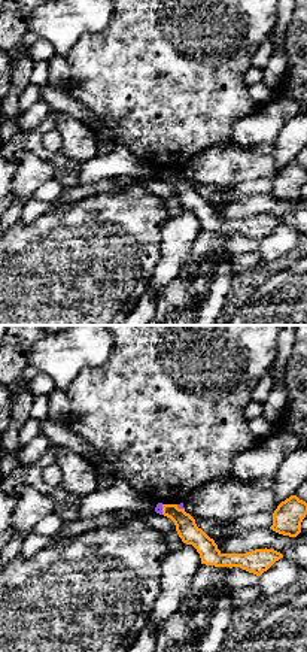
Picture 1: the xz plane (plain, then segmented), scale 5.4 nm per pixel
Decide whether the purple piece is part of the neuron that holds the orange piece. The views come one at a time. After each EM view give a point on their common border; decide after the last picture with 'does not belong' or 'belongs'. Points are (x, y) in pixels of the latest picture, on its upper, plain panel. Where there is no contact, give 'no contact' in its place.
(163, 175)

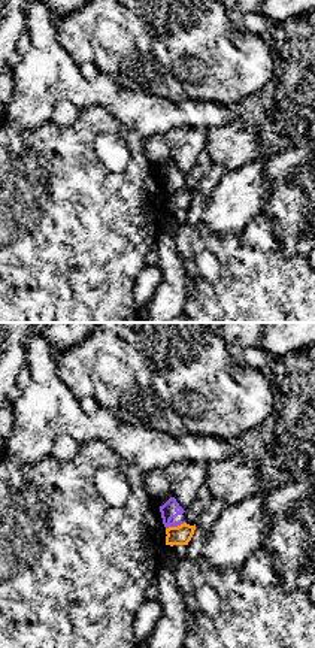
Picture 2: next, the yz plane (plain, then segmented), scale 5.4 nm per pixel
(175, 193)

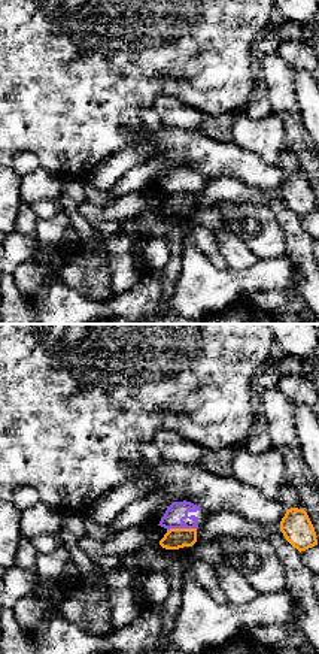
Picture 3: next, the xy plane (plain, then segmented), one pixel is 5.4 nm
(181, 194)

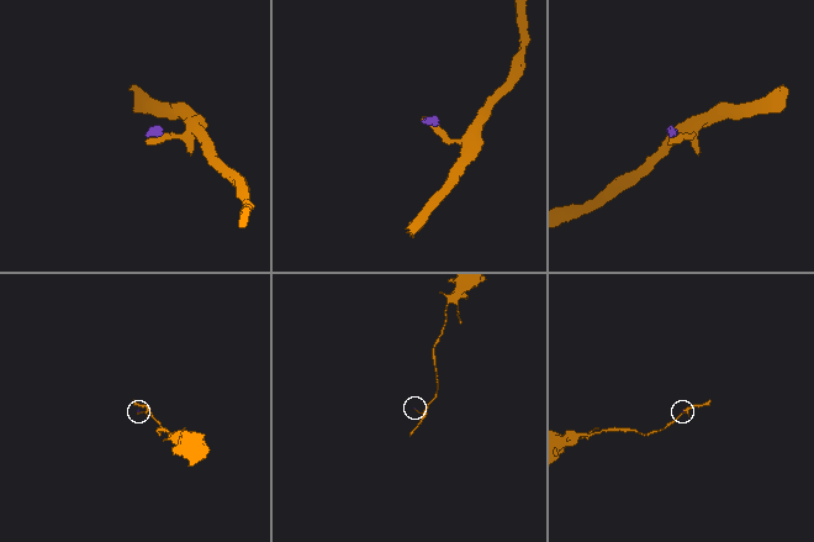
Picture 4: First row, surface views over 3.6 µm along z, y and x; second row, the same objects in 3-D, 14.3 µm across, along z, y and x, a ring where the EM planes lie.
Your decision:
does not belong

